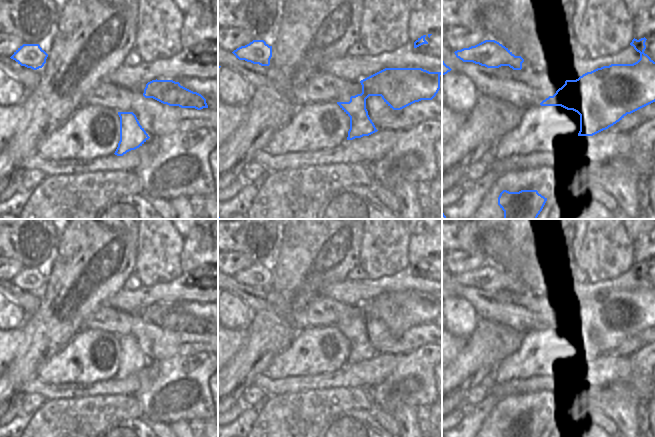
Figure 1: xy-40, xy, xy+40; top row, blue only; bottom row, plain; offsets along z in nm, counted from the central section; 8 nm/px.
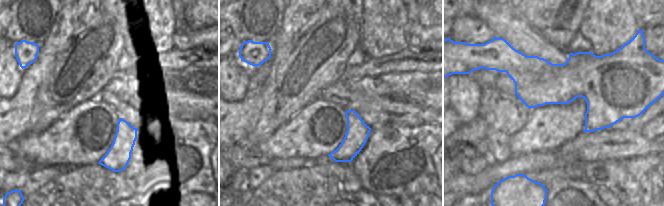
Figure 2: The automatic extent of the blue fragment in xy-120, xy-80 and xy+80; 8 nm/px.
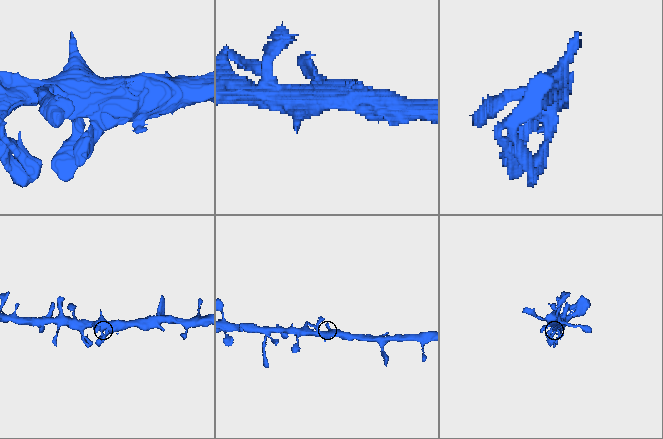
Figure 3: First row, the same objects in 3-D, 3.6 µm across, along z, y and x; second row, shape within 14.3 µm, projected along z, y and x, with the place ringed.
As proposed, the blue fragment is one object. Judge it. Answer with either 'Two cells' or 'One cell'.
One cell.

